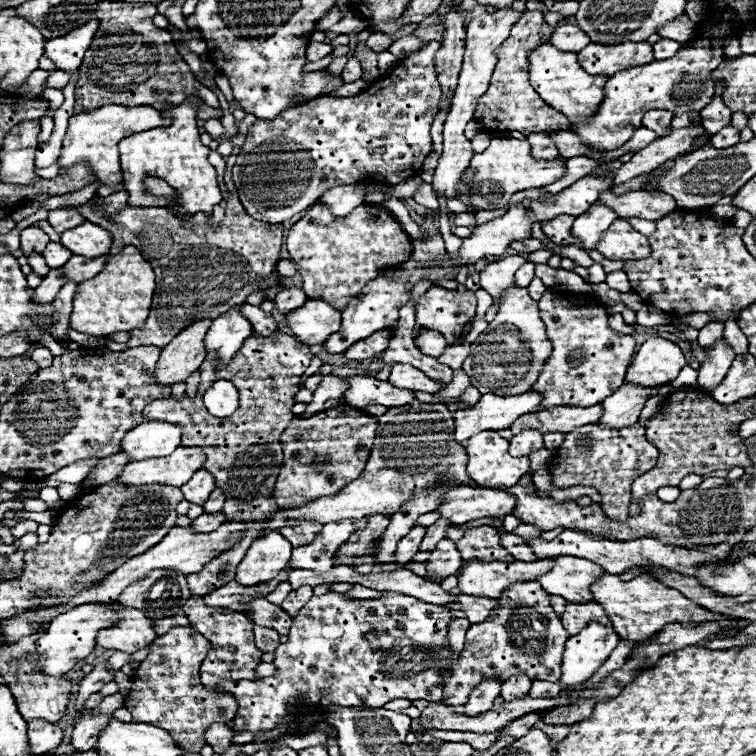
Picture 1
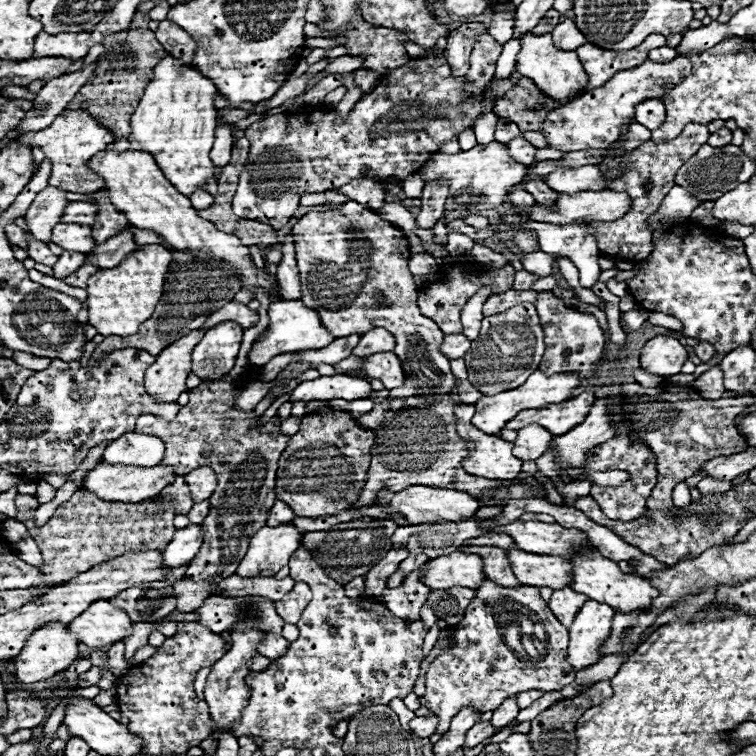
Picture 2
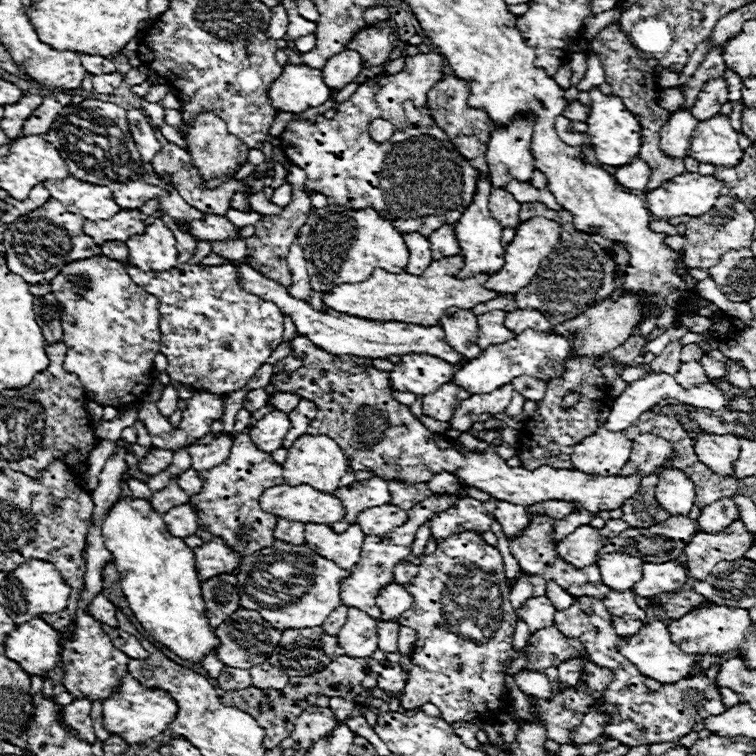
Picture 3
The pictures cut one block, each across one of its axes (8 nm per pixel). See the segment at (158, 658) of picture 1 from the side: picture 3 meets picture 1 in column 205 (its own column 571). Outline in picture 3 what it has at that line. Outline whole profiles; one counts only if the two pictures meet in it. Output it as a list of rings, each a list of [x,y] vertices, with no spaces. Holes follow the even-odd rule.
[[[460,532],[460,536],[440,540],[436,552],[422,560],[418,574],[406,588],[412,594],[414,602],[412,608],[404,612],[404,616],[400,616],[398,622],[416,632],[416,648],[410,654],[412,672],[402,696],[402,708],[406,710],[420,708],[426,702],[432,702],[440,708],[442,718],[448,720],[448,724],[456,720],[488,720],[500,712],[508,712],[504,702],[506,682],[502,674],[506,662],[526,655],[528,661],[524,668],[540,672],[550,666],[558,668],[562,662],[568,662],[570,658],[576,658],[584,652],[584,644],[578,638],[566,638],[555,626],[540,629],[532,634],[526,648],[517,652],[512,648],[512,634],[518,616],[514,614],[512,604],[508,600],[512,588],[504,574],[504,562],[498,548],[486,544],[476,532]],[[586,662],[584,664],[584,670],[582,670],[582,678],[580,678],[580,686],[576,688],[564,688],[562,692],[558,692],[552,702],[546,702],[546,700],[534,700],[536,708],[538,708],[538,718],[542,720],[544,728],[546,728],[546,738],[548,740],[554,740],[558,744],[572,744],[572,746],[578,746],[572,742],[570,734],[574,728],[580,726],[582,722],[582,716],[590,712],[590,708],[594,706],[594,702],[604,694],[604,688],[610,684],[612,680],[612,670],[610,668],[602,668],[598,664],[592,664],[592,662]]]

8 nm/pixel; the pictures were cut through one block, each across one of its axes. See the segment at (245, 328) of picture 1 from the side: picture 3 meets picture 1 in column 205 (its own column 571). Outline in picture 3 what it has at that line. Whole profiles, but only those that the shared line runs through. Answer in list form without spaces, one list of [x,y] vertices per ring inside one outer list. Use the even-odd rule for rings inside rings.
[[[532,330],[520,332],[516,338],[496,344],[492,348],[482,350],[482,354],[474,360],[468,360],[452,378],[452,382],[460,388],[464,388],[470,394],[486,394],[502,384],[508,384],[516,376],[534,376],[540,380],[554,380],[560,378],[564,372],[564,362],[570,352],[572,340],[566,336],[552,336],[552,334],[538,334]]]

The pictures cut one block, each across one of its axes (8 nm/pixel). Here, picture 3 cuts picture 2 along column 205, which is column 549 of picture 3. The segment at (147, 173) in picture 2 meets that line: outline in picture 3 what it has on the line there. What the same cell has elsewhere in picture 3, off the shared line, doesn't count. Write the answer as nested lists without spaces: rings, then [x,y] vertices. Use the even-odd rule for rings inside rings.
[[[534,216],[526,222],[520,224],[520,228],[516,228],[516,236],[514,240],[506,246],[506,254],[504,254],[504,268],[500,268],[500,272],[492,274],[486,282],[484,288],[486,290],[494,290],[500,294],[516,294],[520,288],[524,288],[524,284],[528,284],[532,280],[532,276],[536,274],[540,262],[552,252],[554,244],[560,240],[560,224],[542,216]]]

